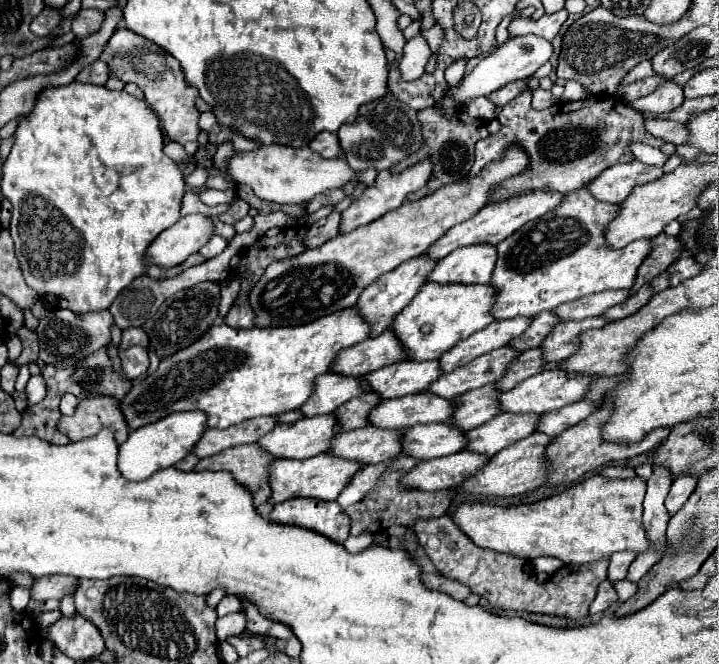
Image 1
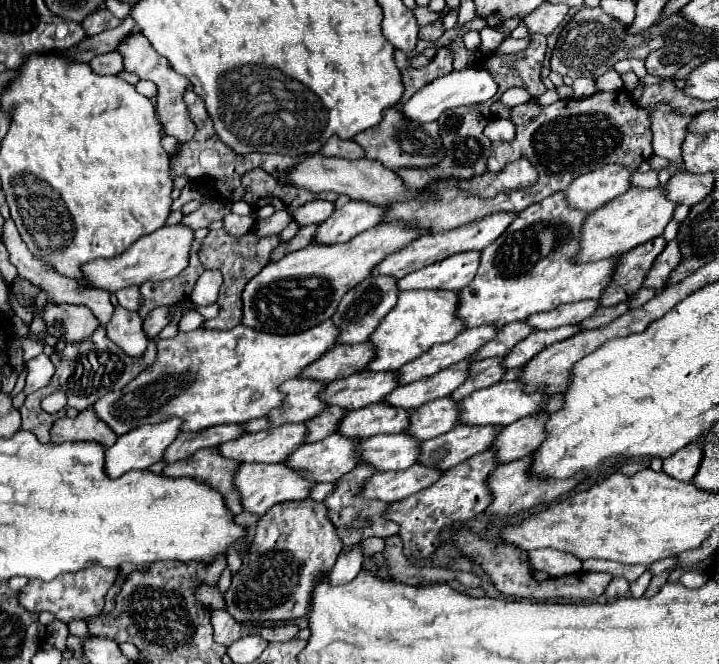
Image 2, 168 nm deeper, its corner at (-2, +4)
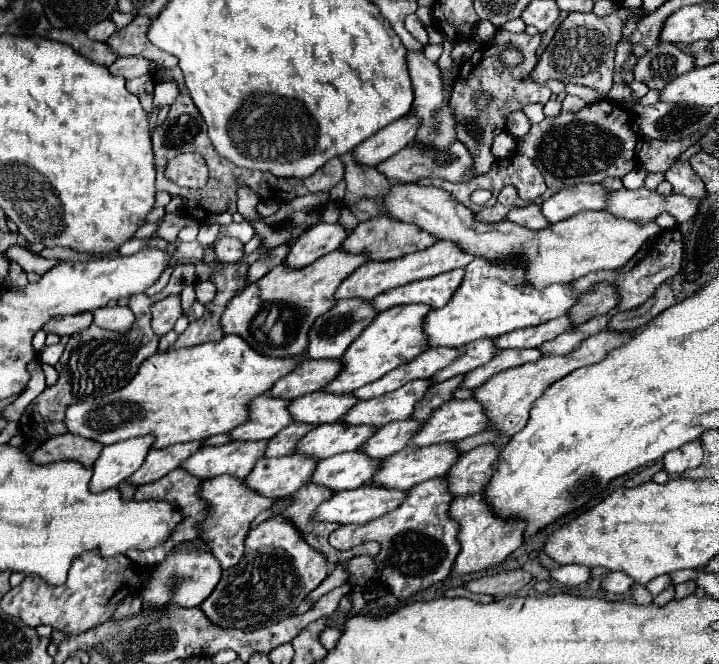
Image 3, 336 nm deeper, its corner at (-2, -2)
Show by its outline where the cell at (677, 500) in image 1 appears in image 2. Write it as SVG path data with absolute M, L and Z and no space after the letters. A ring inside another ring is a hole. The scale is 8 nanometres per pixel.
M692 442L664 460L664 472L676 480L690 482L700 466L700 460L702 460L702 446L698 442Z

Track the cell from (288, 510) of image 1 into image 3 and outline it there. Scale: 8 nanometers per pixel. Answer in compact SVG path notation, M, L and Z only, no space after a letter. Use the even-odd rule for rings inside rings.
M274 516L262 522L246 536L244 558L230 570L222 572L218 588L202 604L204 614L222 628L252 630L270 626L294 616L304 598L328 576L328 560L306 544L298 528L286 516Z

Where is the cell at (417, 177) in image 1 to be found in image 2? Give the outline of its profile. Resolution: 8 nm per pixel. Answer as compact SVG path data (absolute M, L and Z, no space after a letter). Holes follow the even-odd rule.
M348 202L340 210L334 210L328 220L324 220L314 236L316 244L338 244L348 242L356 234L378 226L384 216L384 208L370 206L368 202Z

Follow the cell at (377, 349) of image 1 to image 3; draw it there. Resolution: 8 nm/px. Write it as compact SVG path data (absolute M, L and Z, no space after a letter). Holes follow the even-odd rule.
M304 360L294 372L286 374L286 378L278 380L270 390L276 398L298 398L316 390L322 390L326 384L334 380L342 372L340 360Z

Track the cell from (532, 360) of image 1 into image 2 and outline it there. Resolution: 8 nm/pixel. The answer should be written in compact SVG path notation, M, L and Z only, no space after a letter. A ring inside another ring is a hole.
M486 358L486 360L474 362L474 364L470 366L468 380L466 380L462 386L458 386L458 388L450 394L450 398L460 402L460 400L466 398L468 394L500 382L500 378L502 378L504 372L506 372L506 370L500 366L500 362L502 362L502 358Z

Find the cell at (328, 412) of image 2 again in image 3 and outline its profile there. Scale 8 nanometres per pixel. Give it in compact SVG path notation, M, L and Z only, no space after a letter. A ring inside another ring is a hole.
M290 424L286 426L282 432L278 432L278 436L274 436L268 442L268 450L266 456L288 456L296 450L298 442L302 440L302 436L306 436L306 432L314 430L316 424Z

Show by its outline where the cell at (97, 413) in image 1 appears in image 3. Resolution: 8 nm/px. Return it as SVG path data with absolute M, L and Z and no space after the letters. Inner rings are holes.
M60 434L48 438L44 444L40 444L32 452L32 460L36 464L48 464L48 462L58 462L58 460L76 460L84 466L92 466L96 458L102 452L102 444L96 440L88 440L76 434Z

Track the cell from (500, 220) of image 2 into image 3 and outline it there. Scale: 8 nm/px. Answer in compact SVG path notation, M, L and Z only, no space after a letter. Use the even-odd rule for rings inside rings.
M438 240L438 244L434 244L434 246L426 248L426 250L418 250L418 252L394 258L394 260L364 264L352 276L348 276L346 284L340 284L340 288L336 292L336 300L342 300L342 298L372 300L380 292L386 292L386 290L390 290L394 286L404 286L408 282L416 282L416 280L424 280L424 278L430 278L430 276L438 276L438 274L450 272L454 268L464 268L472 260L474 260L474 254L464 252L458 244L452 244L450 240Z

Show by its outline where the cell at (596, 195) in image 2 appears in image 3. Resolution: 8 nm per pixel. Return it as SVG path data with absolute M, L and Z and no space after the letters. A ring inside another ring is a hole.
M576 184L550 196L542 204L542 212L550 222L566 220L582 210L602 210L608 204L610 190L602 184Z

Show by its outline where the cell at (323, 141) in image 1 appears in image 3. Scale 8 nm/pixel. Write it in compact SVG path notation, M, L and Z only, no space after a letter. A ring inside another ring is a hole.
M352 152L340 158L344 162L344 180L346 180L346 196L344 202L346 204L354 204L360 198L368 196L368 198L380 198L388 192L390 184L388 178L382 176L376 168L368 168L368 166L360 166Z

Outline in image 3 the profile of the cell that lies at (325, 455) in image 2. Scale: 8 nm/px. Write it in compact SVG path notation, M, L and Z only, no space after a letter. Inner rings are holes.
M300 454L266 458L258 462L258 468L254 468L254 472L246 478L246 482L258 494L278 500L284 496L292 496L302 486L310 484L316 466L318 466L316 458Z

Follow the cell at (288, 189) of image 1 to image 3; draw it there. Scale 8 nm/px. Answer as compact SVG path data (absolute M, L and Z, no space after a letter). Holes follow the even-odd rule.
M396 180L390 182L390 190L382 200L358 200L354 204L354 214L360 222L380 214L388 214L400 222L416 224L426 232L438 236L440 240L452 240L460 244L462 250L476 256L486 256L490 260L522 256L528 266L526 280L536 288L544 288L546 284L554 282L574 282L576 278L598 270L618 270L642 248L646 240L662 232L662 228L654 220L650 220L648 224L638 224L628 218L618 218L608 210L580 212L540 232L532 232L508 220L502 220L498 224L482 224L476 222L474 214L466 206L456 202L446 190L434 186L424 188L418 184L402 184Z

